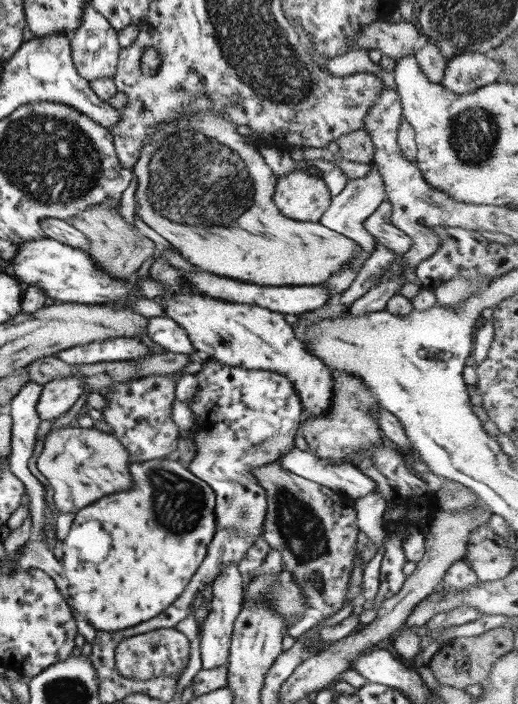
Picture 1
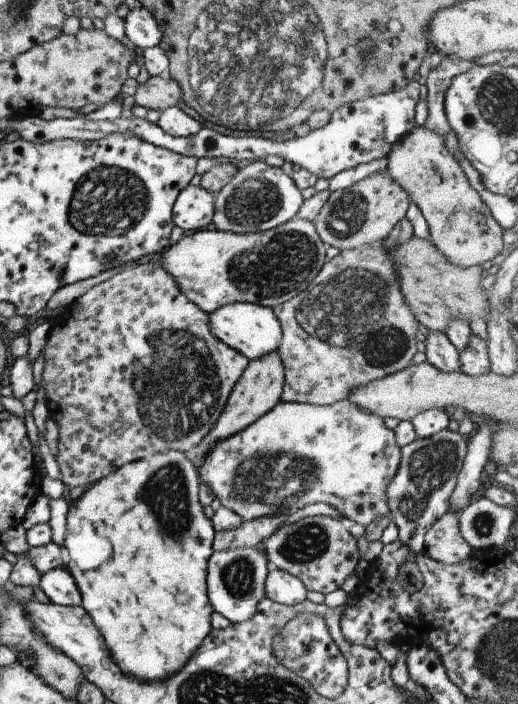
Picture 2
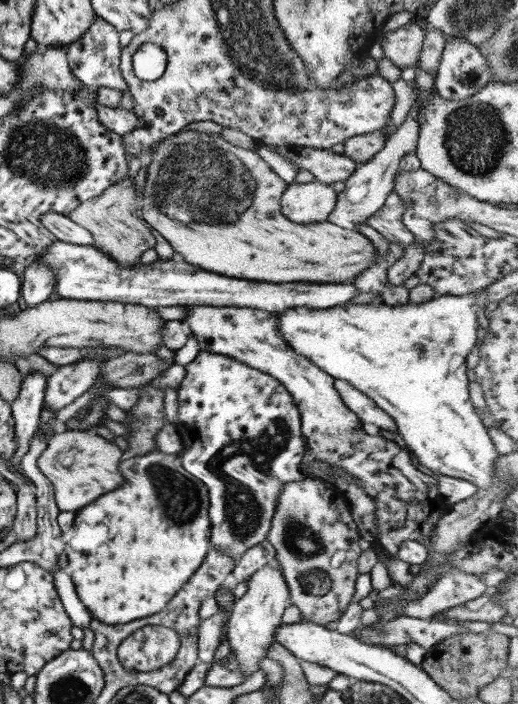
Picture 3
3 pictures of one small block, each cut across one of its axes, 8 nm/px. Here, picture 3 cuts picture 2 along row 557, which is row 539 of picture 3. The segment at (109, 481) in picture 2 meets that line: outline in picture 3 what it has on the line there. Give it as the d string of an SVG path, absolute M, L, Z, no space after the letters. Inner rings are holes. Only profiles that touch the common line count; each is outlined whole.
M158 451L129 458L119 462L119 472L125 478L123 486L98 496L76 511L73 525L64 540L67 558L64 571L73 582L79 602L92 618L107 625L127 624L162 611L197 570L210 547L207 489L199 479L183 470L179 454Z

